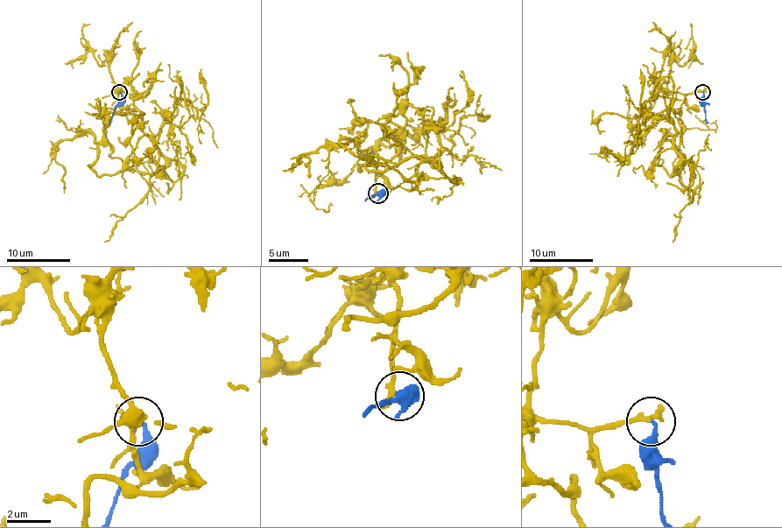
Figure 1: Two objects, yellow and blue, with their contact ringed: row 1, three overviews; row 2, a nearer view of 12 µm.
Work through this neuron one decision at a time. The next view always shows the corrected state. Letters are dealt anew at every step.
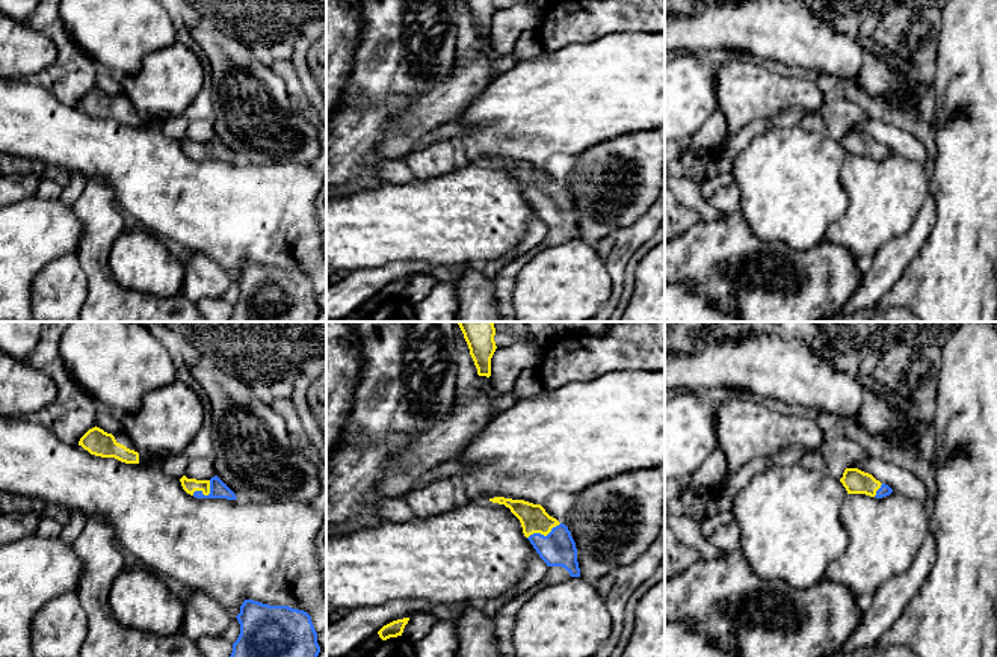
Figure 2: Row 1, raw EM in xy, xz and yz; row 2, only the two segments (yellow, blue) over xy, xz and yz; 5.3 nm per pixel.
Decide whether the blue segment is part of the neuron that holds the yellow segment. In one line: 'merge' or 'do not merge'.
merge

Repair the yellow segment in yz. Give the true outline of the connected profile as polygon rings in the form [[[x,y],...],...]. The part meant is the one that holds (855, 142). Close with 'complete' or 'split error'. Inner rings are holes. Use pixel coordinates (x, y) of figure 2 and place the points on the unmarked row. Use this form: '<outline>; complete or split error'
[[[846,130],[840,140],[847,156],[866,156],[870,159],[882,160],[893,154],[893,151],[876,142],[872,136],[858,130]]]; split error

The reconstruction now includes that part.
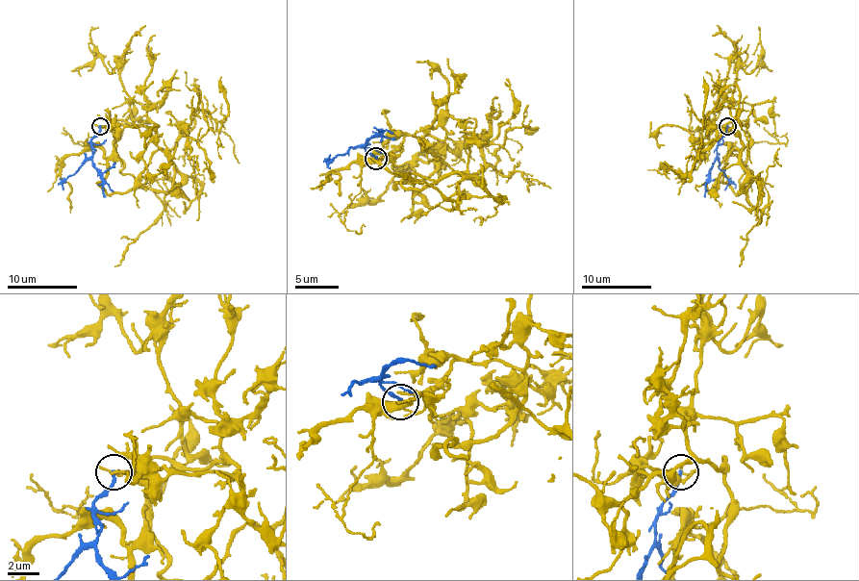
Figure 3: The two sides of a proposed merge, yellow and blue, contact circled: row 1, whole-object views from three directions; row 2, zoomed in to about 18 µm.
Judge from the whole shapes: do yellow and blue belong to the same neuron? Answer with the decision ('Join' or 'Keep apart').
Keep apart

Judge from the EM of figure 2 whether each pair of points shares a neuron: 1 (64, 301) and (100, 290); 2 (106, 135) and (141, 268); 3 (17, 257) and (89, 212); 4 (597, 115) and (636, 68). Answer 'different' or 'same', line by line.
1: different
2: different
3: different
4: same

